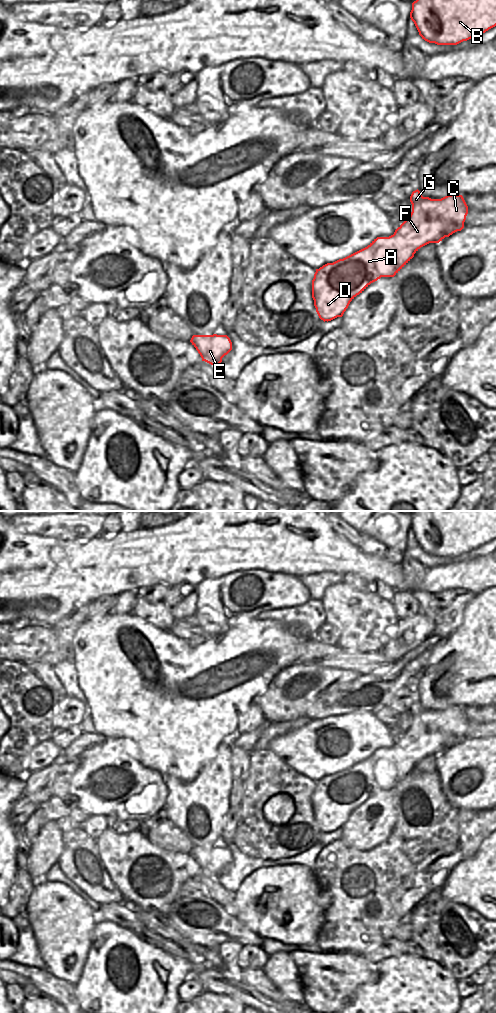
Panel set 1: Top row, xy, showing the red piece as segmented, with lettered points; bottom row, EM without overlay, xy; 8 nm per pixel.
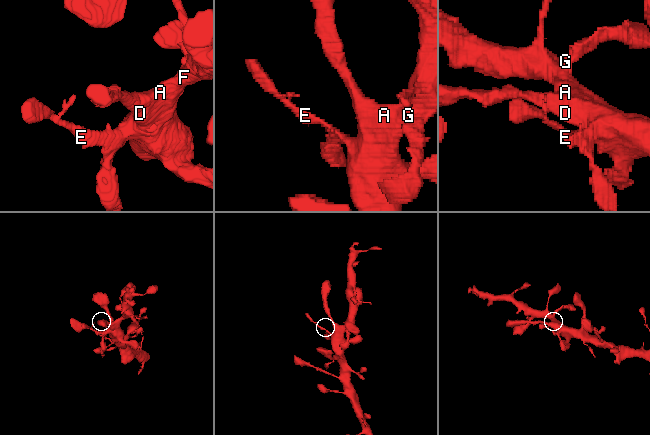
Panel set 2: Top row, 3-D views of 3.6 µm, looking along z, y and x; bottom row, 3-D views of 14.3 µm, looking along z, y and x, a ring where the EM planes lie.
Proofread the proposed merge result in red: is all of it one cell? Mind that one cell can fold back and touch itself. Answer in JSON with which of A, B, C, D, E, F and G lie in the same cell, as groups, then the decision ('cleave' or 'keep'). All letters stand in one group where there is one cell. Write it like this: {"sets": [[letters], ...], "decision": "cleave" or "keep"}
{"sets": [["A", "B", "C", "D", "E", "F", "G"]], "decision": "keep"}

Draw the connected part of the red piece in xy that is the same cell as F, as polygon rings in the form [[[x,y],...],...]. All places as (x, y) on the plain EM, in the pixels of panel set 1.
[[[417,701],[410,708],[410,728],[389,749],[377,749],[367,759],[333,775],[316,781],[312,792],[312,810],[321,832],[342,829],[350,814],[381,789],[394,789],[423,758],[439,755],[464,740],[468,718],[462,707],[455,705],[441,711],[423,709]]]

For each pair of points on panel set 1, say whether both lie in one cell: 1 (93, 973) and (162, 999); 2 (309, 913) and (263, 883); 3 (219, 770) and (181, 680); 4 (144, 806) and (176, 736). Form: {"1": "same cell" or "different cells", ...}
{"1": "same cell", "2": "same cell", "3": "different cells", "4": "different cells"}

